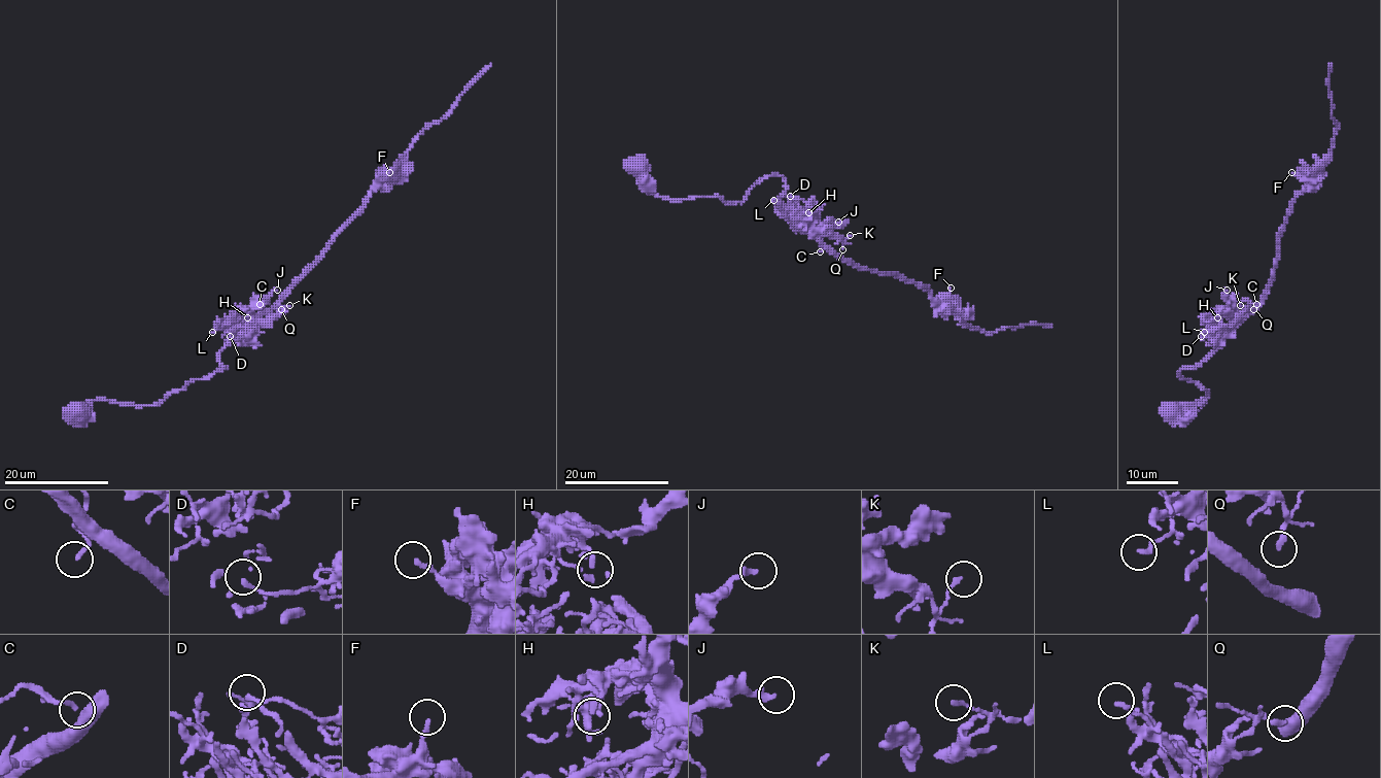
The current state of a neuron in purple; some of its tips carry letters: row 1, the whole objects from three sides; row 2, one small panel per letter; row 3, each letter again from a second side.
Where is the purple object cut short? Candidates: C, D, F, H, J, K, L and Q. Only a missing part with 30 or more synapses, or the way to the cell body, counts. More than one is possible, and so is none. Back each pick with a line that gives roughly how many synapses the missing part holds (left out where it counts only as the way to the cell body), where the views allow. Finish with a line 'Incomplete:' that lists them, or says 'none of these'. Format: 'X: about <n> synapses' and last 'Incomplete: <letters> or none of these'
Incomplete: none of these

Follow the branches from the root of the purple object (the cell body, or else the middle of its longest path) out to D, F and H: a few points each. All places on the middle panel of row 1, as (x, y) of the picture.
D: (642, 170), (639, 181), (656, 195), (725, 202), (779, 175), (780, 209), (791, 221), (814, 207), (790, 196)
F: (642, 170), (656, 195), (725, 202), (779, 175), (780, 209), (837, 256), (936, 300), (951, 288)
H: (642, 170), (639, 181), (656, 195), (725, 202), (779, 175), (780, 209), (791, 221), (808, 212)

